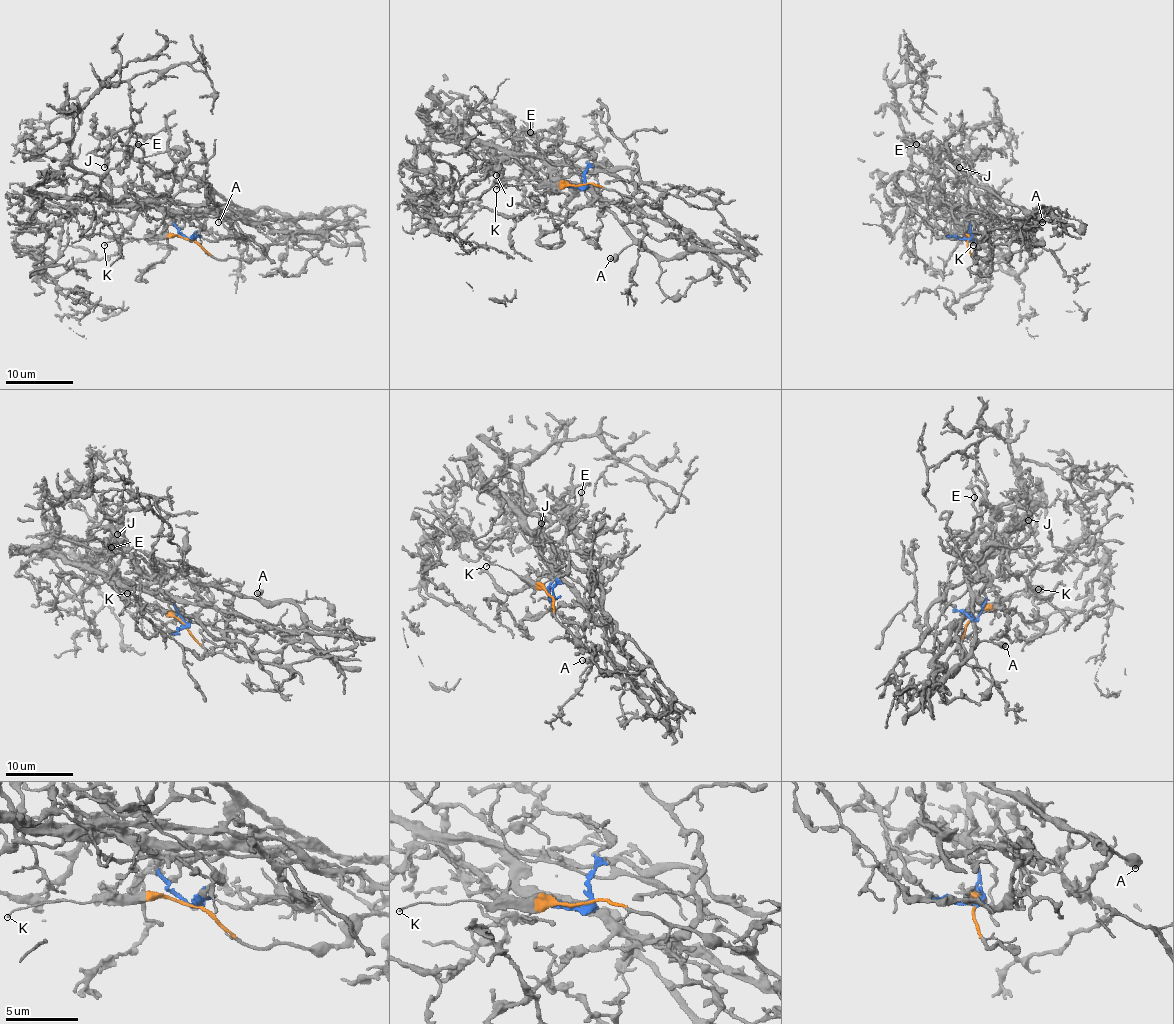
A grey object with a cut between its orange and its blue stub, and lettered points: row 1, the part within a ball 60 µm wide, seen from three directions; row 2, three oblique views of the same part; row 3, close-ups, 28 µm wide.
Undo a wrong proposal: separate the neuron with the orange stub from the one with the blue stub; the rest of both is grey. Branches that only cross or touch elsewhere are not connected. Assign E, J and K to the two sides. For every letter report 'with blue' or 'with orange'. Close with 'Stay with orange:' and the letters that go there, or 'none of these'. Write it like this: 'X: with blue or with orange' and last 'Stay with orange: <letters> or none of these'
E: with blue
J: with blue
K: with orange
Stay with orange: K

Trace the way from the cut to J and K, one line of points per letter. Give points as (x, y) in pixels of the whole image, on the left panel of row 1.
J: (191, 240), (151, 201), (139, 206), (112, 206), (105, 159), (104, 167)
K: (191, 240), (179, 236), (144, 236), (114, 240), (104, 245)

